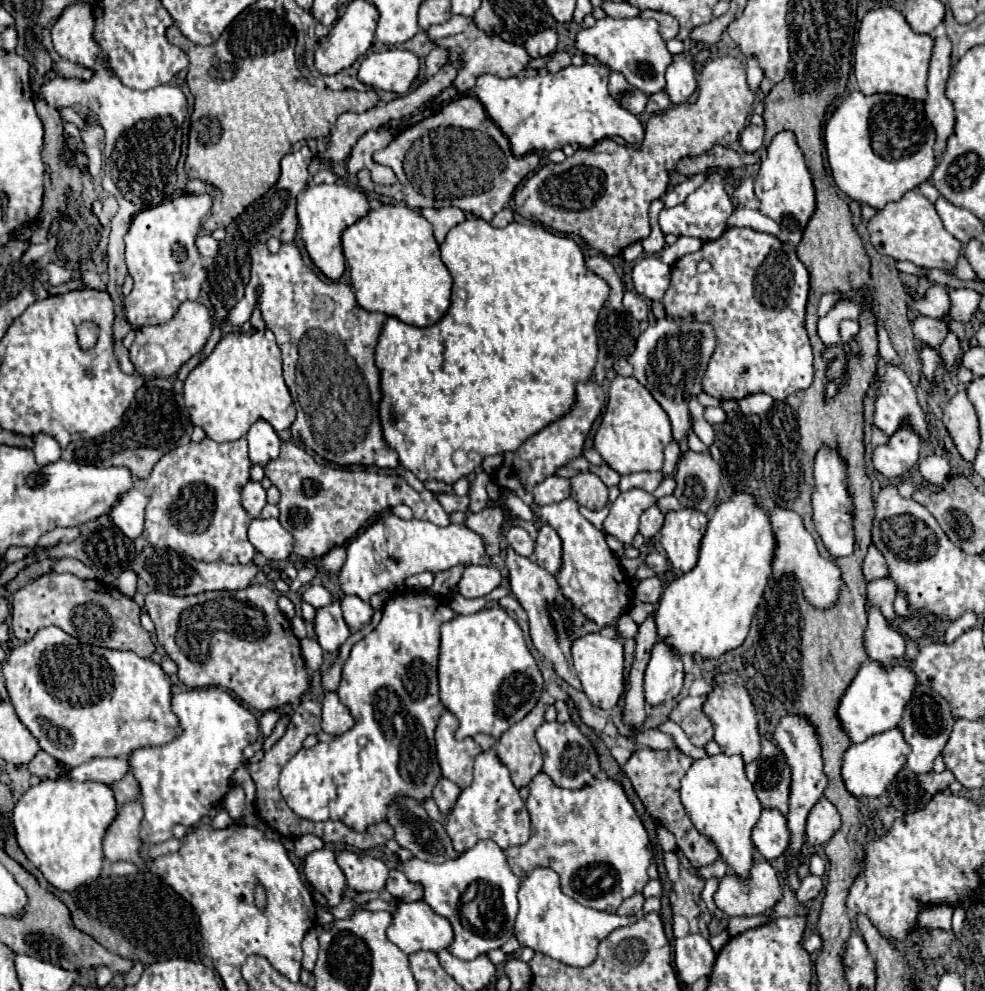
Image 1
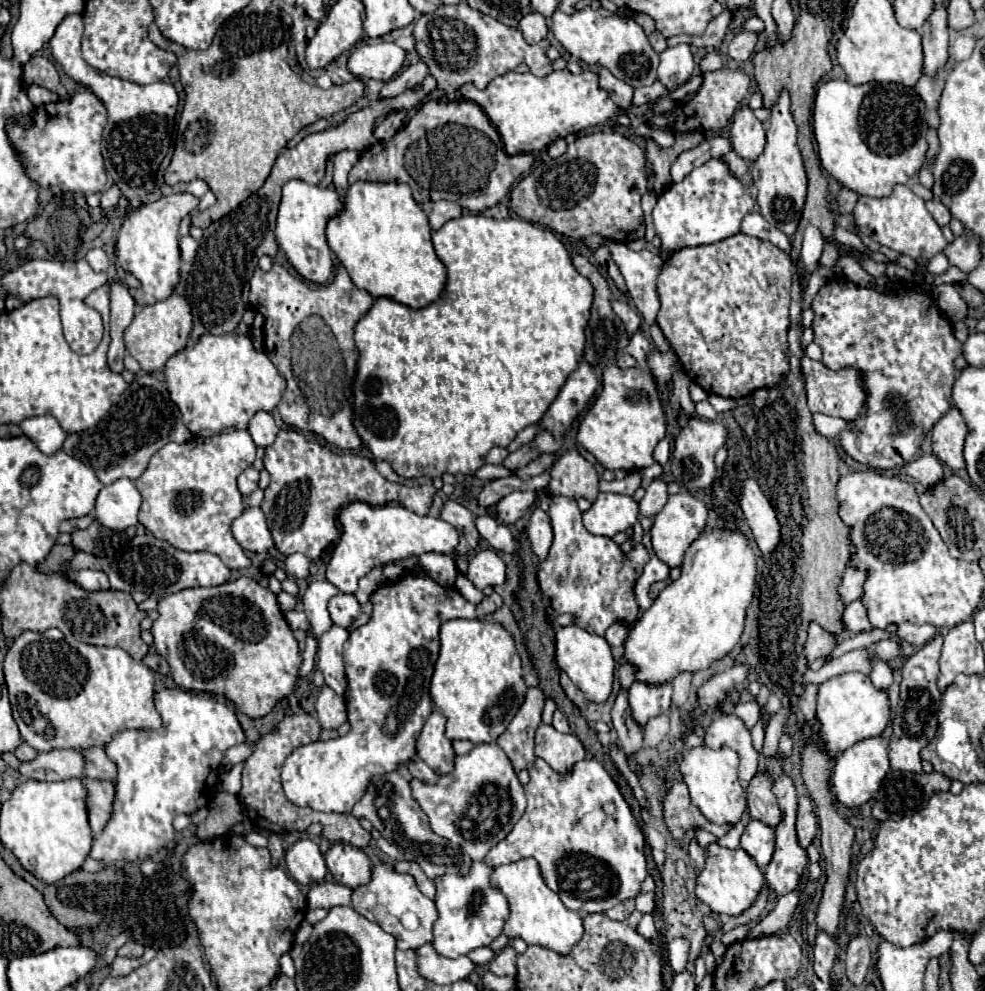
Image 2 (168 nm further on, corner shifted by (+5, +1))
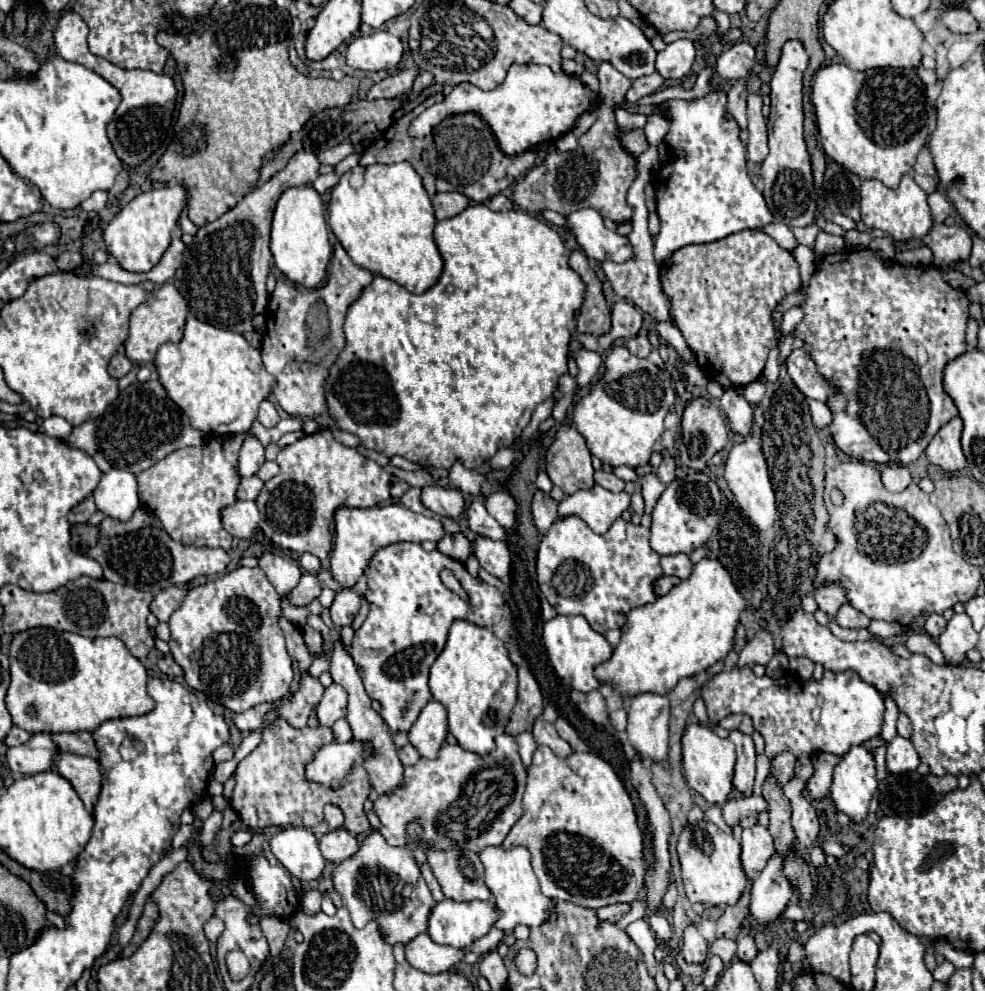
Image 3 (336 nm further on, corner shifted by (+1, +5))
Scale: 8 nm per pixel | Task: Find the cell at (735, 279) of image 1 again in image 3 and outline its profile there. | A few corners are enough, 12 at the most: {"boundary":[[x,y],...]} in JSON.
{"boundary":[[761,229],[661,263],[705,377],[757,381],[799,263]]}

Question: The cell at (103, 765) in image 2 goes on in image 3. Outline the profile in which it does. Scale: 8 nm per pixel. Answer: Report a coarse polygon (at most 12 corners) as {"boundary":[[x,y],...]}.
{"boundary":[[87,731],[51,735],[65,753],[99,759]]}

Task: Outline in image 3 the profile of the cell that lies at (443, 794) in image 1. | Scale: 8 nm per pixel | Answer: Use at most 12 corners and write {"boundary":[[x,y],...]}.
{"boundary":[[411,743],[399,751],[405,767],[415,765],[421,759]]}

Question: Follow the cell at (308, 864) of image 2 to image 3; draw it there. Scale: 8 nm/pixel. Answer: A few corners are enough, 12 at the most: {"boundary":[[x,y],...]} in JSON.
{"boundary":[[287,827],[271,837],[277,861],[299,881],[321,877],[315,835]]}

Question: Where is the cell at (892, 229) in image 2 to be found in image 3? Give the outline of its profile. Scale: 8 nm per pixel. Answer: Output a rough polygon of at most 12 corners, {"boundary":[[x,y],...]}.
{"boundary":[[903,175],[893,191],[861,183],[861,221],[895,241],[935,225],[927,195]]}

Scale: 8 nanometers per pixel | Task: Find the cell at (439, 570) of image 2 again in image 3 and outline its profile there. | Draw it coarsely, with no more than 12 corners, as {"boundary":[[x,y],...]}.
{"boundary":[[449,535],[437,543],[447,557],[465,563],[471,543],[465,535]]}

